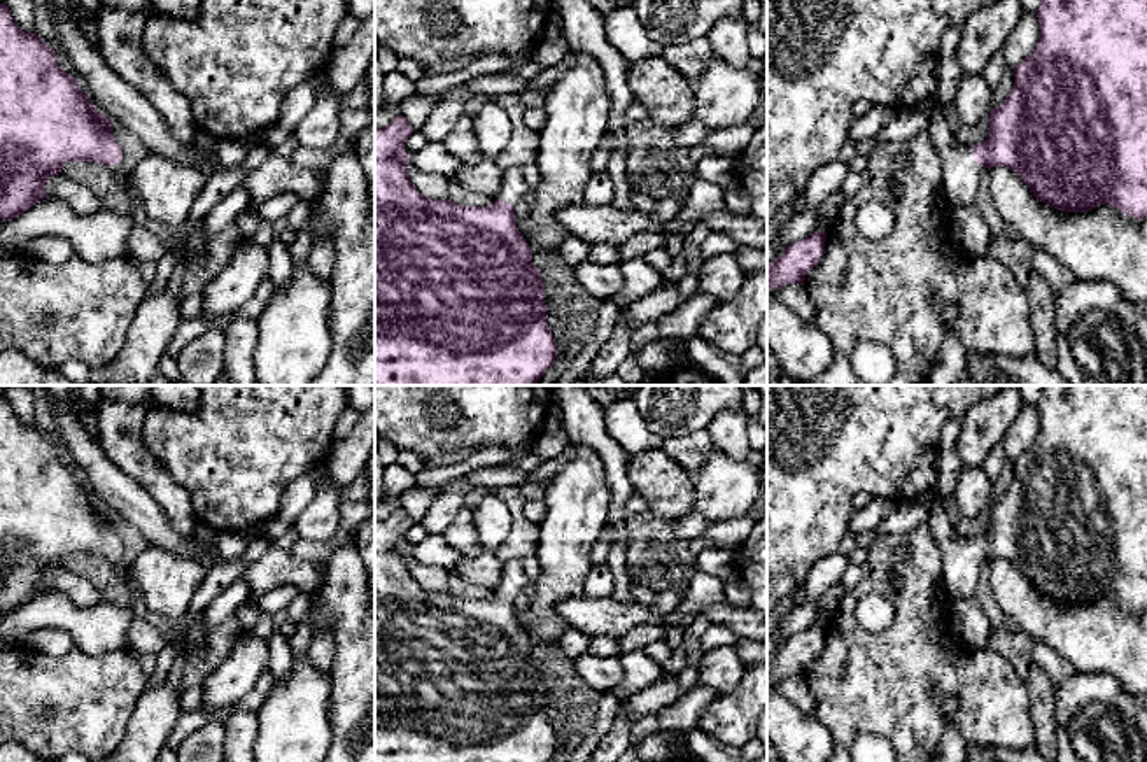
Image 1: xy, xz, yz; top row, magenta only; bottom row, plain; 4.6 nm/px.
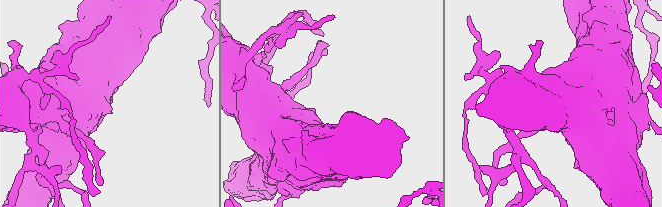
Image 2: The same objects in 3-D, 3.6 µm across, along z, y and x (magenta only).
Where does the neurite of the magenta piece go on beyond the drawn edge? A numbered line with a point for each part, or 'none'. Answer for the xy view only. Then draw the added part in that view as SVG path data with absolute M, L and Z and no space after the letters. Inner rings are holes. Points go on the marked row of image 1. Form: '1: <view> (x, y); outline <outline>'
1: xy (193, 235); outline M116 163L107 166L107 170L116 175L123 191L126 193L128 201L131 205L131 219L135 221L135 224L149 228L161 240L165 249L173 240L180 240L186 252L186 265L200 263L203 259L203 249L207 240L203 222L186 221L179 226L168 226L151 219L144 212L142 201L137 196L133 186L130 184L128 172L123 168L123 165Z

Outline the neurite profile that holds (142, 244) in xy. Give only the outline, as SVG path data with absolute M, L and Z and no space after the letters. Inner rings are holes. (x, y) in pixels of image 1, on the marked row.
M135 224L126 238L126 256L156 263L165 252L161 240L145 226Z

